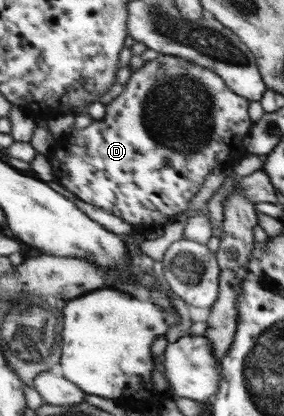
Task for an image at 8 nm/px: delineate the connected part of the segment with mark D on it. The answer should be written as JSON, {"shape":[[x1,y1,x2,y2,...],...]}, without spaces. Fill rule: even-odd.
{"shape":[[158,54,155,59,144,63,138,70,132,72,131,77,124,85,124,90,105,105,105,115,101,119,91,122,83,129,76,129,70,134,67,140,66,155,57,156,54,159,56,168,55,184,59,188,66,188,76,194,82,201,102,208,131,225,164,224,164,222,168,222,166,218,184,212,188,202,200,192,202,184,206,182,206,176,210,176,216,166,227,164,228,167,233,168,240,158,244,158,249,153,245,140,254,125,250,120,250,114,248,114,250,112,250,102,245,96,235,93,217,72,194,61,182,60,181,57,172,55]]}

